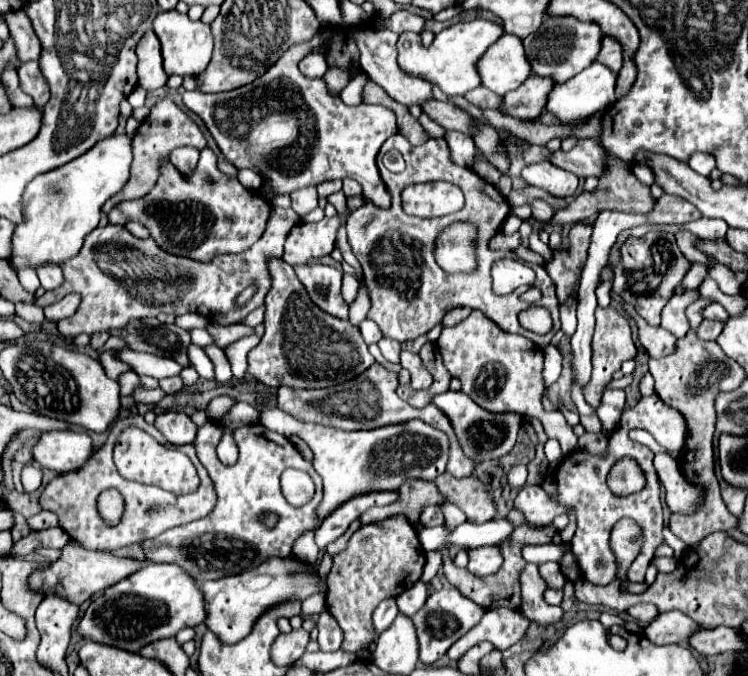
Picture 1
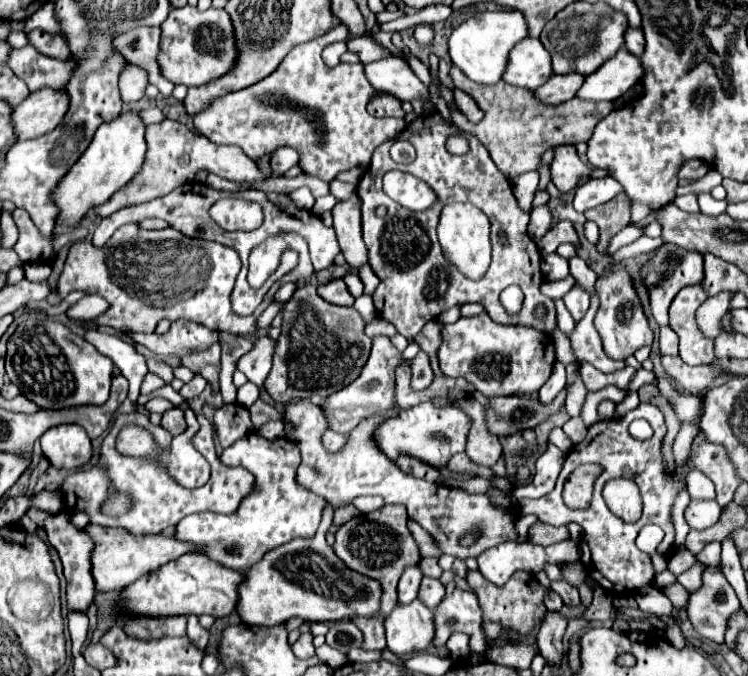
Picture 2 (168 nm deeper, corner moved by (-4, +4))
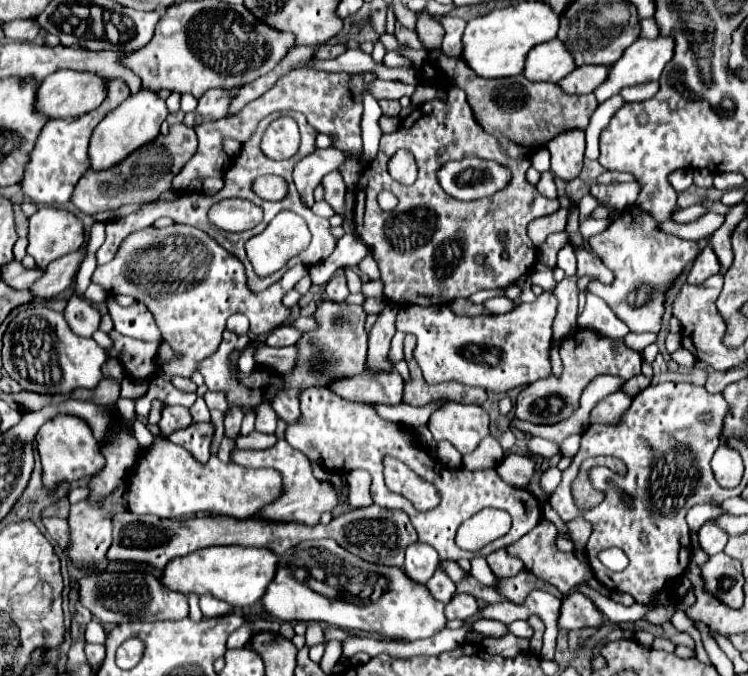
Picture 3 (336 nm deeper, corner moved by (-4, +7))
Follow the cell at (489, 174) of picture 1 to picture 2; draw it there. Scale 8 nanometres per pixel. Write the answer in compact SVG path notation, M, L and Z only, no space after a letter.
M453 70L451 78L455 88L467 92L485 112L477 128L469 128L469 132L473 132L481 140L497 168L511 180L523 172L537 170L539 158L545 150L559 144L587 142L589 136L593 136L593 128L597 126L597 122L613 110L611 102L589 102L581 98L571 98L555 106L545 104L535 100L531 90L505 84L503 80L493 86L483 86L469 80L461 70Z

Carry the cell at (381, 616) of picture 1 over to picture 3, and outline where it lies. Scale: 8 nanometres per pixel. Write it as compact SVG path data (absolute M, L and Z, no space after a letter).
M417 541L407 547L403 571L411 581L423 585L435 573L437 565L439 565L439 555L431 545Z

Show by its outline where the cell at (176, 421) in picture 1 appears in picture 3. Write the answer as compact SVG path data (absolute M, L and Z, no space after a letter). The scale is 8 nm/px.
M165 407L163 409L163 417L159 421L161 427L161 435L171 435L177 429L185 429L187 425L191 425L191 413L187 407Z

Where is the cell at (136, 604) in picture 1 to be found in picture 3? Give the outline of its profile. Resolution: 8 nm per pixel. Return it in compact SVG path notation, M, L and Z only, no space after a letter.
M239 545L229 547L207 547L203 551L189 553L185 557L177 557L169 561L159 577L161 585L171 591L179 591L183 595L213 595L219 601L225 601L233 607L249 607L265 593L269 579L273 579L277 565L277 555L267 549L249 549Z

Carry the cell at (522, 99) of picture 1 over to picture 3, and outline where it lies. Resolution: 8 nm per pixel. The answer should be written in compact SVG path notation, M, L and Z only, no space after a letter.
M583 65L571 71L567 77L563 77L557 85L567 93L567 95L587 95L591 93L601 81L605 81L609 67L605 65Z

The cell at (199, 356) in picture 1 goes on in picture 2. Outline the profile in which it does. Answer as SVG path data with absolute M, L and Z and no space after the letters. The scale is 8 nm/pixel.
M261 336L261 338L255 340L253 348L245 356L241 356L241 360L237 362L237 370L245 372L245 376L257 388L263 388L265 378L271 372L271 366L273 366L273 346L275 346L273 338Z

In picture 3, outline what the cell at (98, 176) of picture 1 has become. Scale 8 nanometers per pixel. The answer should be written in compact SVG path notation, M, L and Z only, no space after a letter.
M141 89L125 99L117 109L109 111L105 119L95 127L91 145L89 145L89 169L91 171L109 171L121 161L125 161L135 149L153 141L159 135L159 127L167 117L165 101L155 95L155 91Z

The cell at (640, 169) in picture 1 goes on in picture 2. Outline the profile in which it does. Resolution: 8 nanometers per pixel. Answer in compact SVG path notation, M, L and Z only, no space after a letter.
M699 194L697 198L699 198L701 214L717 216L717 214L723 214L727 208L727 200L715 200L711 194Z

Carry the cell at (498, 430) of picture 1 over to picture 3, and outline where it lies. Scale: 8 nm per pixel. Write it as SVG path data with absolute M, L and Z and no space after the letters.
M577 327L573 329L565 341L561 343L561 359L563 359L563 375L561 377L547 377L541 381L535 381L533 385L525 387L515 403L515 417L521 421L531 421L531 423L559 423L567 419L575 409L581 391L587 387L591 379L597 375L615 375L621 379L631 379L641 373L641 355L637 351L631 351L619 341L617 349L613 349L611 341L591 329Z

